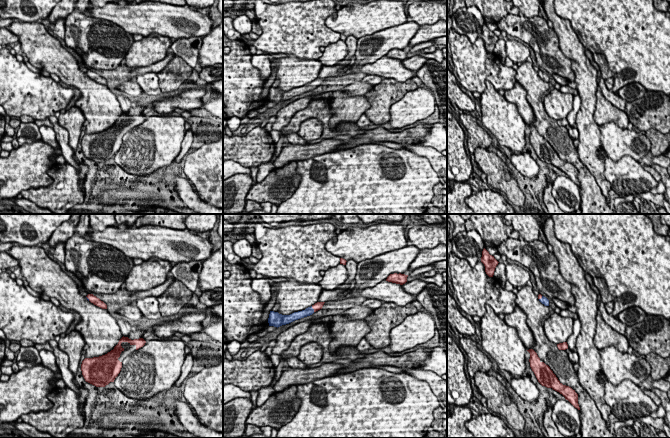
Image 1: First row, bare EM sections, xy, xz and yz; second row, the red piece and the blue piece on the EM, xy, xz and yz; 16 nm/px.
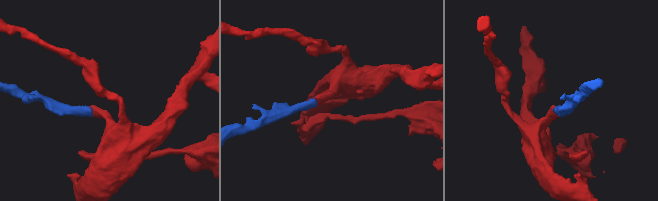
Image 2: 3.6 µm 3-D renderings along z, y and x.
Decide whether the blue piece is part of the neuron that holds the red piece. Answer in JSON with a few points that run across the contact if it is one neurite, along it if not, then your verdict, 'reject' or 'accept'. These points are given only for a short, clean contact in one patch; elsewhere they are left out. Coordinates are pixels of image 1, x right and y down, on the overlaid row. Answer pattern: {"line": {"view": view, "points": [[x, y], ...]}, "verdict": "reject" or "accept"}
{"line": {"view": "xz", "points": [[317, 306], [313, 308], [308, 311]]}, "verdict": "accept"}

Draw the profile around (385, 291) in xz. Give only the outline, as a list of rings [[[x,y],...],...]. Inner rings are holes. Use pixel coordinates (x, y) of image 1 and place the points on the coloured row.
[[[386,280],[378,283],[372,288],[365,288],[363,290],[357,290],[353,288],[348,291],[348,294],[355,297],[366,297],[368,299],[377,299],[384,302],[391,302],[397,306],[405,306],[412,303],[416,298],[407,293],[402,285],[388,282]]]

